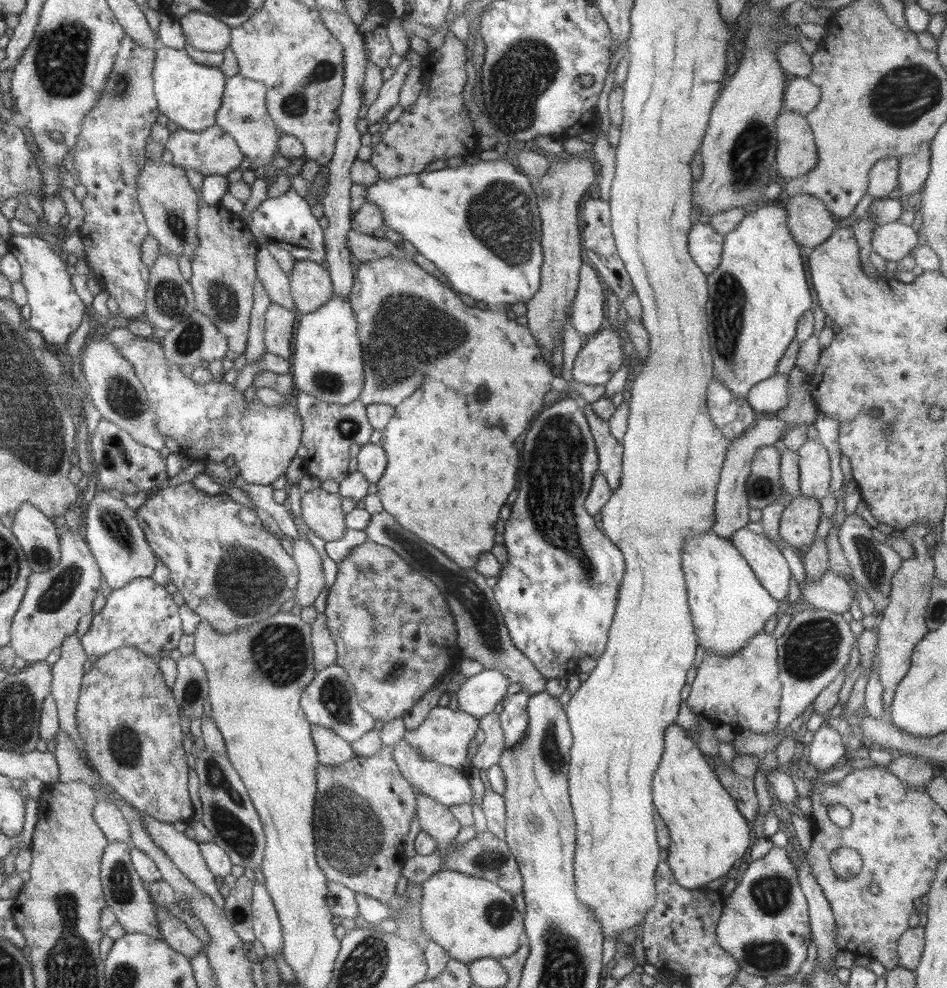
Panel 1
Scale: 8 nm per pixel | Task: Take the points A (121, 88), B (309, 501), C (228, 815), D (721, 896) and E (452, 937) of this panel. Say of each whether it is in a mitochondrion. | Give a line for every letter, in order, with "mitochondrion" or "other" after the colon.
A: mitochondrion
B: other
C: mitochondrion
D: other
E: other

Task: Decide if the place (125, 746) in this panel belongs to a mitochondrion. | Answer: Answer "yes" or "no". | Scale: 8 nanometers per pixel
yes

